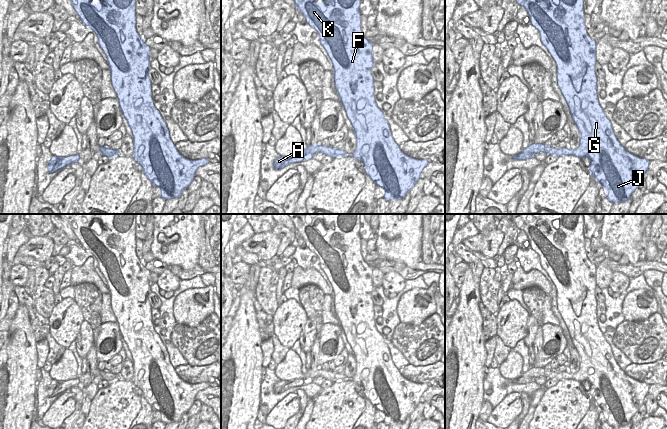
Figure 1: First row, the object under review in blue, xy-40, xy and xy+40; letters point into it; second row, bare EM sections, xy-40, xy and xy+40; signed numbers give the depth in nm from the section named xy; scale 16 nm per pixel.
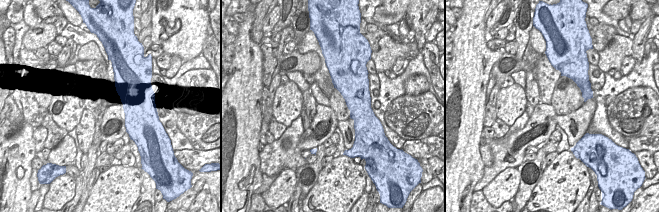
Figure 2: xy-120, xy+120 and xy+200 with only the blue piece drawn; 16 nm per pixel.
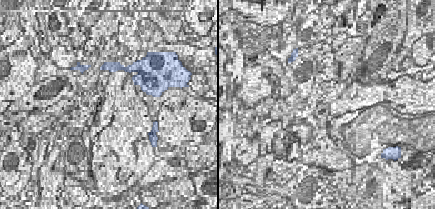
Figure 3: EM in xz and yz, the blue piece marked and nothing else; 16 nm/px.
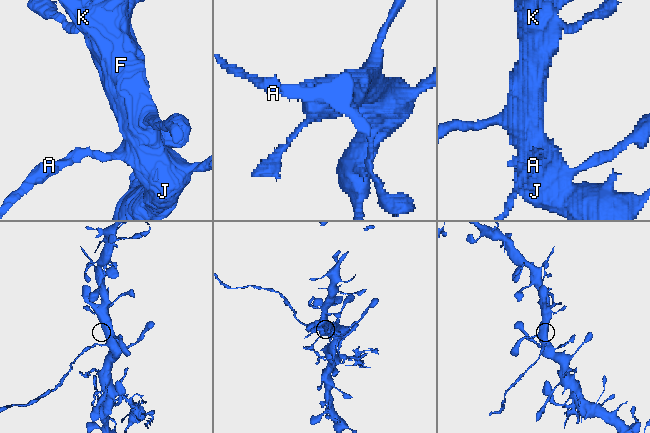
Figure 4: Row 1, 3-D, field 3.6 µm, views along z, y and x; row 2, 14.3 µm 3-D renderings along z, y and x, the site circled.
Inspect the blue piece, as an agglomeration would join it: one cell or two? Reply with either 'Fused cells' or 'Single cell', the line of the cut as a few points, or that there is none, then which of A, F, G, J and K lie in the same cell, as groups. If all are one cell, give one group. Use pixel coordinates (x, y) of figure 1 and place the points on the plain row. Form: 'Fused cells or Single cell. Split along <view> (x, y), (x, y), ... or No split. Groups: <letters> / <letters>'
Fused cells. Split along xy+40 (521, 376), (533, 380). Groups: A / F G J K

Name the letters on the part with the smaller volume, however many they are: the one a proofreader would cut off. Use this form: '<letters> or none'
A

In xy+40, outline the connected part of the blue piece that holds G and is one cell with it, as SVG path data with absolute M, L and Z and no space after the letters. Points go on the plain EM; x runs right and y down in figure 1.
M511 214L516 226L523 230L531 244L531 248L539 255L542 268L547 272L557 291L557 307L563 321L569 331L573 346L576 348L580 357L579 371L575 374L570 372L556 373L553 370L530 367L521 377L532 378L544 376L547 379L557 381L572 379L579 382L588 381L590 383L589 395L595 402L600 411L607 417L607 423L614 427L625 426L631 422L640 406L645 403L650 385L639 382L629 377L616 363L611 346L605 340L603 333L599 329L597 322L597 301L595 298L596 266L590 262L586 256L584 248L583 214Z

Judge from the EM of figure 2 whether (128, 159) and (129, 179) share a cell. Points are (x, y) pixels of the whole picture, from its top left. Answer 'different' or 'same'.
different

